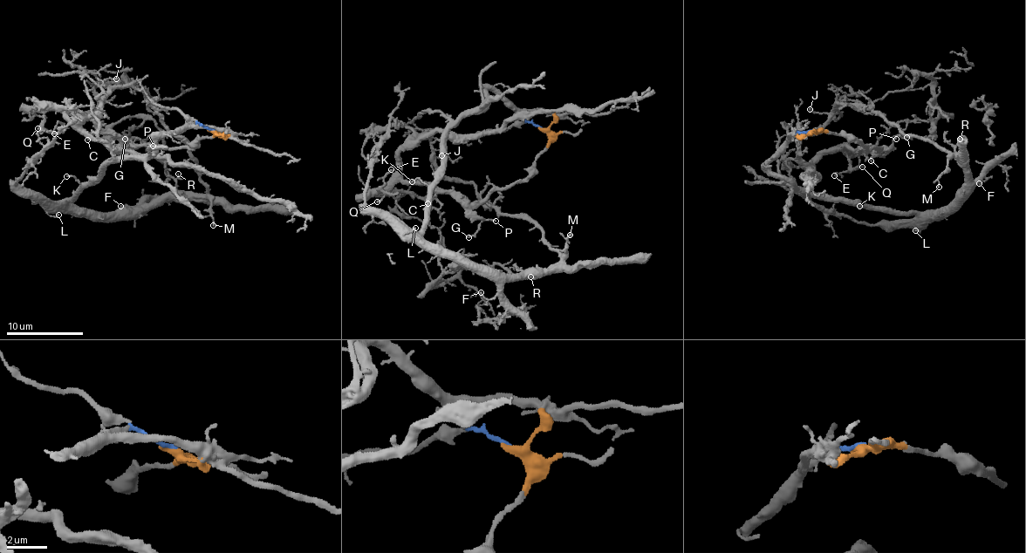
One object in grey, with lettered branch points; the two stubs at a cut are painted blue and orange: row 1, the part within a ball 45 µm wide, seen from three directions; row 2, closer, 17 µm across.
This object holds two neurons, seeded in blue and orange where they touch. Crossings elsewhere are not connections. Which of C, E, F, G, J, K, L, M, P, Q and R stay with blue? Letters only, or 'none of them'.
F, K, L, M, R

